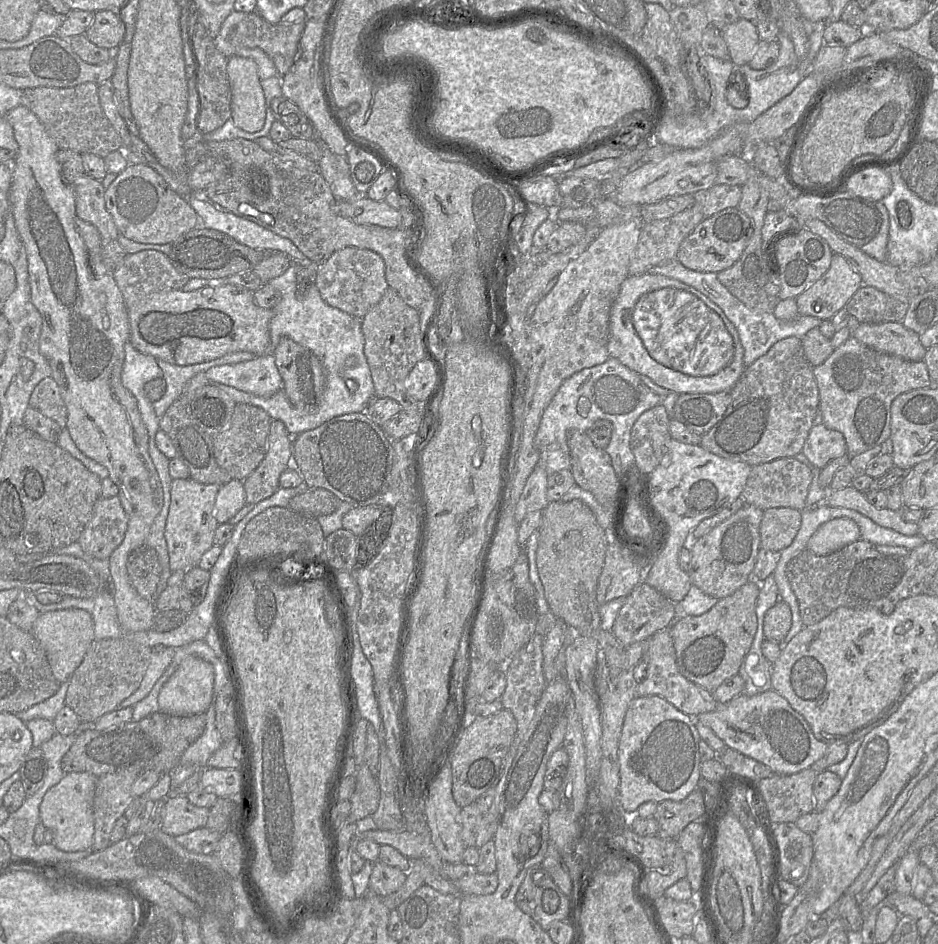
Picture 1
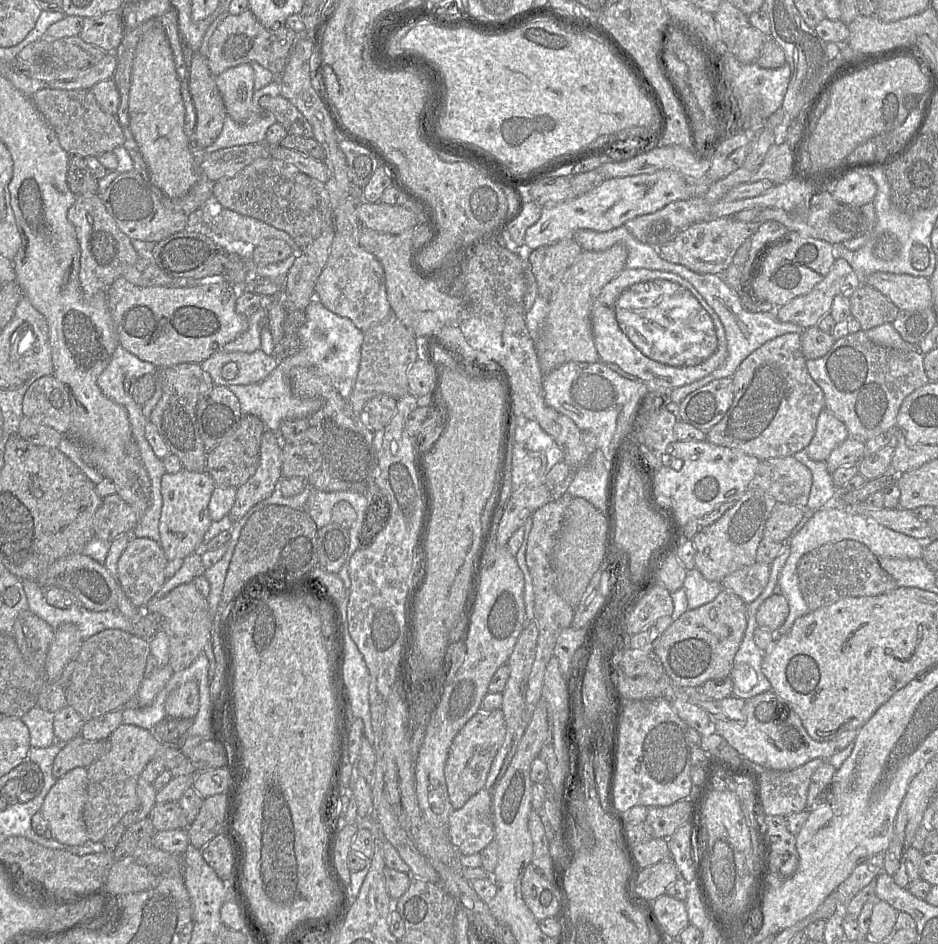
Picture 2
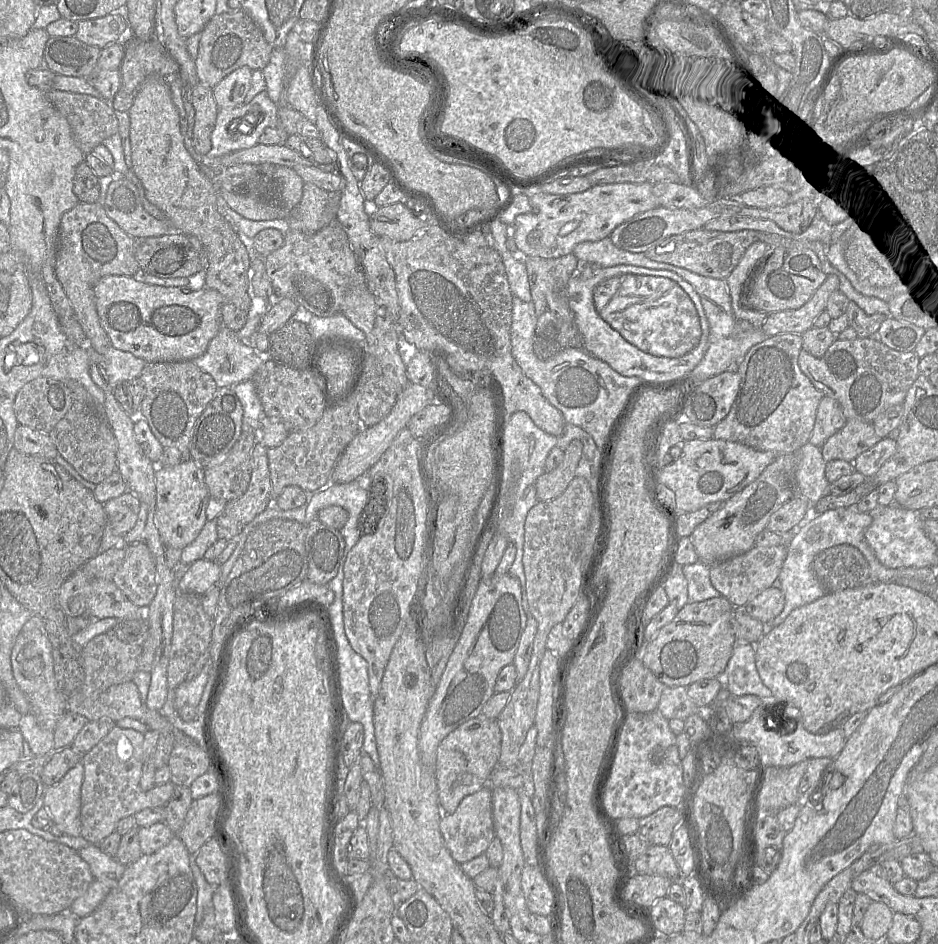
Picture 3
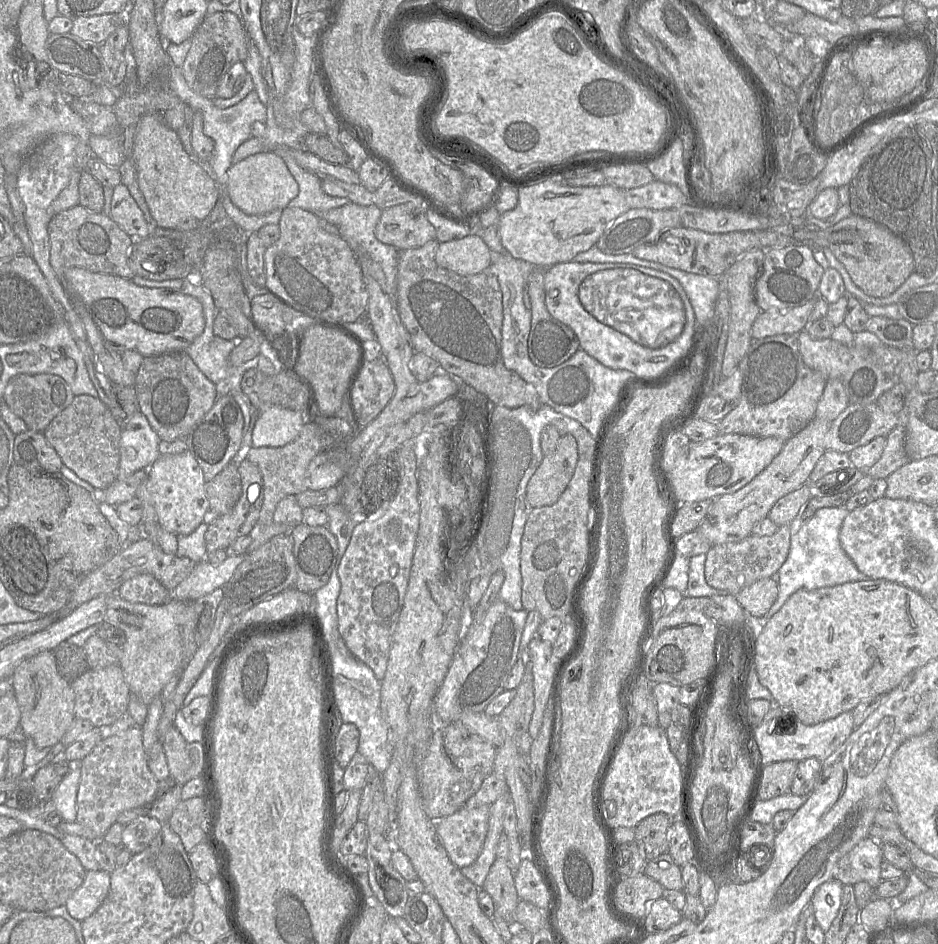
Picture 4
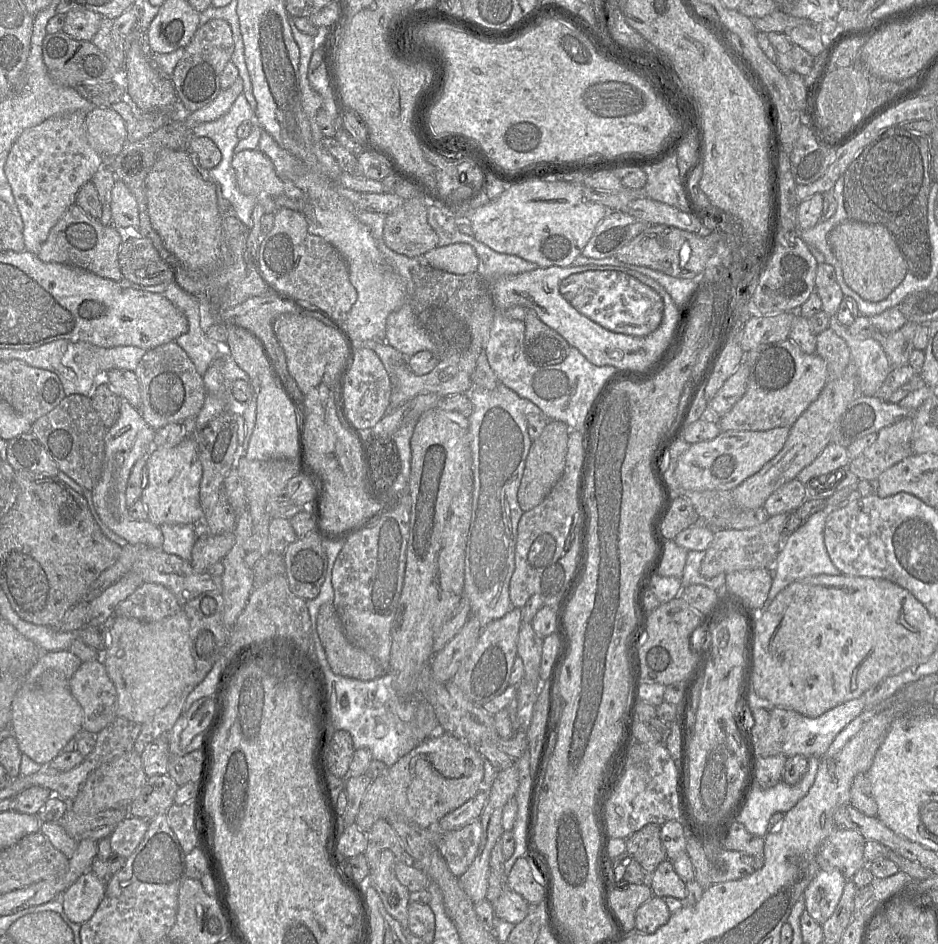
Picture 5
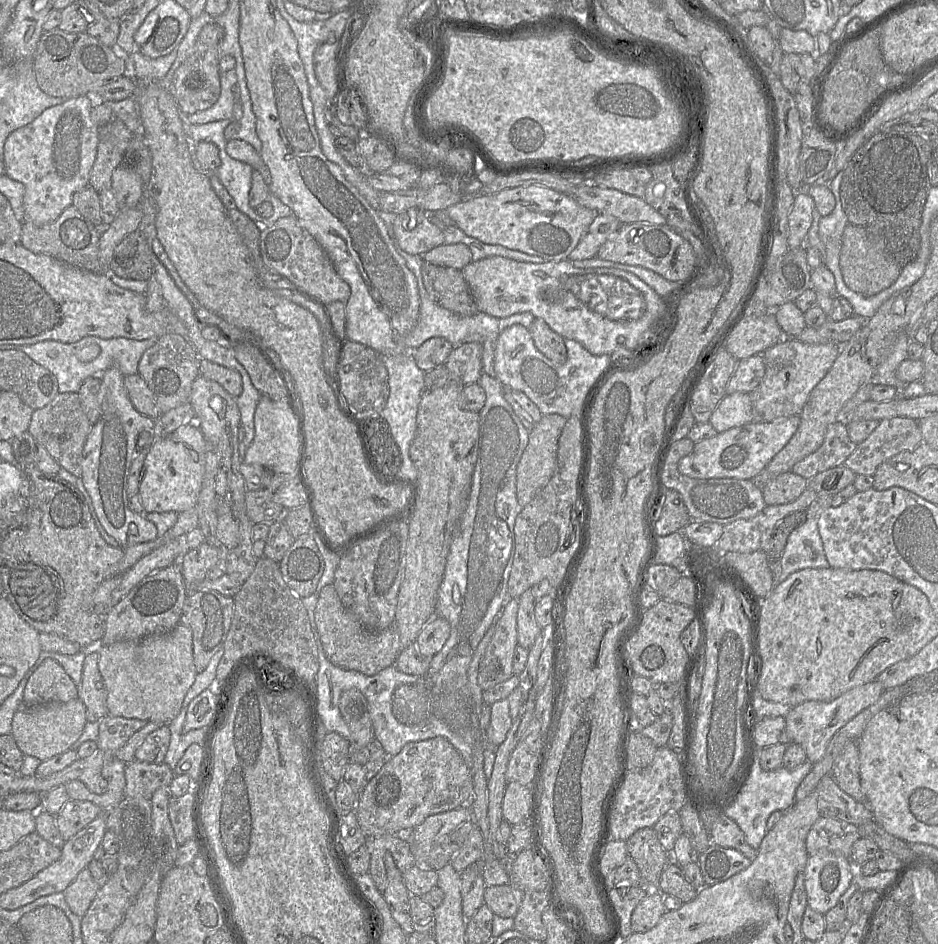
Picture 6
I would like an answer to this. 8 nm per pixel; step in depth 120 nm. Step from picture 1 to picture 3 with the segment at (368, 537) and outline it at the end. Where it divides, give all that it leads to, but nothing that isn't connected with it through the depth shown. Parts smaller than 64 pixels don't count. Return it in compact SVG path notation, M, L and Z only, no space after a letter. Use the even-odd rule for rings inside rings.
M374 477L368 489L367 503L358 518L360 536L373 534L387 512L387 488L383 477Z

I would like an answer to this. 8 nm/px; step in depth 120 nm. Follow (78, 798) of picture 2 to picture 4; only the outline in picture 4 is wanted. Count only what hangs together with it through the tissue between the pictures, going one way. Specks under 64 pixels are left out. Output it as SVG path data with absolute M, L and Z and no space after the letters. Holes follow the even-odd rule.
M70 765L70 771L63 777L51 796L51 800L64 822L76 821L76 798L80 777L81 767Z

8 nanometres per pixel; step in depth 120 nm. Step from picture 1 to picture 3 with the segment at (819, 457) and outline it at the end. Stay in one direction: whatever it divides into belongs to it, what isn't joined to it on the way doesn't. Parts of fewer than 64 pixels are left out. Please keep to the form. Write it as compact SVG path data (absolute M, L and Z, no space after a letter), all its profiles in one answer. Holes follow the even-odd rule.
M824 396L818 406L816 420L809 442L821 448L826 440L839 431L847 422L840 403L829 396Z

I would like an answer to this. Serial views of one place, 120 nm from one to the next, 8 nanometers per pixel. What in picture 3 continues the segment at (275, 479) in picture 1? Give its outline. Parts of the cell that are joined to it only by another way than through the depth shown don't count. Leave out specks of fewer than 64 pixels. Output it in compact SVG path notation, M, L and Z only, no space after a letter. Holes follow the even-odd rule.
M261 443L255 444L251 454L252 472L247 490L239 498L227 502L216 518L218 538L232 540L267 508L272 491L267 451L268 448Z

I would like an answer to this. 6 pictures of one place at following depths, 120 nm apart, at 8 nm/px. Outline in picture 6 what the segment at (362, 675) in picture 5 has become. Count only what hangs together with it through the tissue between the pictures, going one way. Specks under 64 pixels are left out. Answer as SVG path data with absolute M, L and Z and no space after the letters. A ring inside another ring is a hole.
M334 584L322 588L315 609L315 621L328 660L333 665L345 670L353 670L366 676L373 676L394 665L403 649L398 630L395 627L395 619L393 625L384 630L368 630L343 605Z

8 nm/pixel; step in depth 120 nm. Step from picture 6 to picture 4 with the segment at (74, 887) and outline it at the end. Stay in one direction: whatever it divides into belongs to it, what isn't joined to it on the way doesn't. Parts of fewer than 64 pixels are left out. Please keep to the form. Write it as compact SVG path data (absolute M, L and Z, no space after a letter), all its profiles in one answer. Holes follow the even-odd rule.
M103 870L86 872L82 884L65 903L71 917L82 922L99 908L109 892L110 874Z

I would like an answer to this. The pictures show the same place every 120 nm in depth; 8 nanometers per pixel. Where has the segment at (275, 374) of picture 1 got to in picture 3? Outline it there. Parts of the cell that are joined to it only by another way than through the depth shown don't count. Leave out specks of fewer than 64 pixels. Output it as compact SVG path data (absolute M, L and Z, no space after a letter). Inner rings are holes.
M221 325L206 352L192 362L211 375L221 388L251 380L268 359L271 359L269 354L262 355L255 347L243 344L236 332Z

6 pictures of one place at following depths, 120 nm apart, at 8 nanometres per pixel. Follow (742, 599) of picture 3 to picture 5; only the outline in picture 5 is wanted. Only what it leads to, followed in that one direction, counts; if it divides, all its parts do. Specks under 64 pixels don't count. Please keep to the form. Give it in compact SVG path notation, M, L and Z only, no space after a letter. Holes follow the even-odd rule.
M789 514L770 516L766 522L748 529L726 529L715 532L713 541L705 550L706 554L701 563L702 576L712 578L720 573L772 567L782 548L783 530Z

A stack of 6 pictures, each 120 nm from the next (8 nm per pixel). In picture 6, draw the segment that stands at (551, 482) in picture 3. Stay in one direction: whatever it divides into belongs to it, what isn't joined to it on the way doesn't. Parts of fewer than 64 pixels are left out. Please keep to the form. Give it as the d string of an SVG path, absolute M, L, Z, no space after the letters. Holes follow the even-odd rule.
M559 414L542 416L529 431L529 441L516 468L516 492L519 504L525 507L548 484L557 467L558 439L567 418Z

